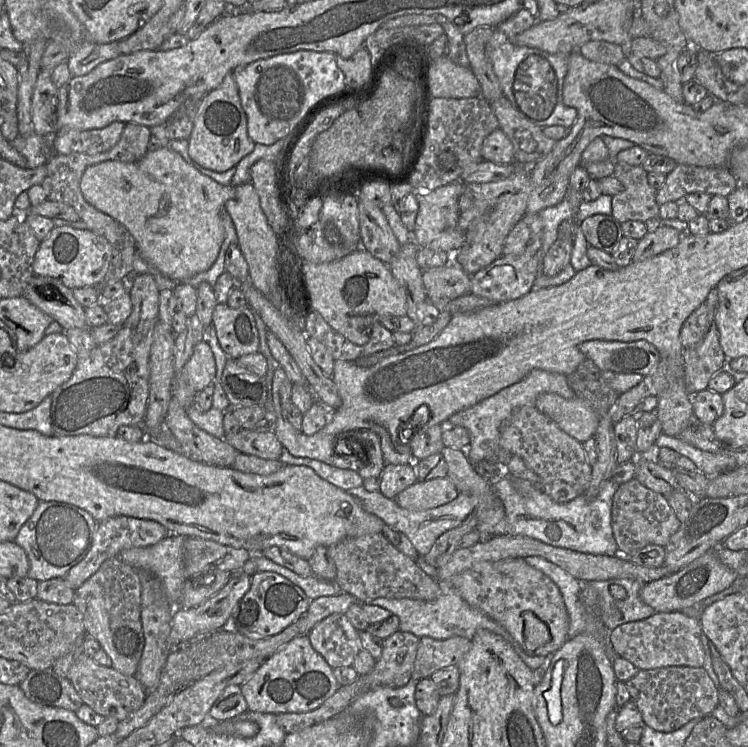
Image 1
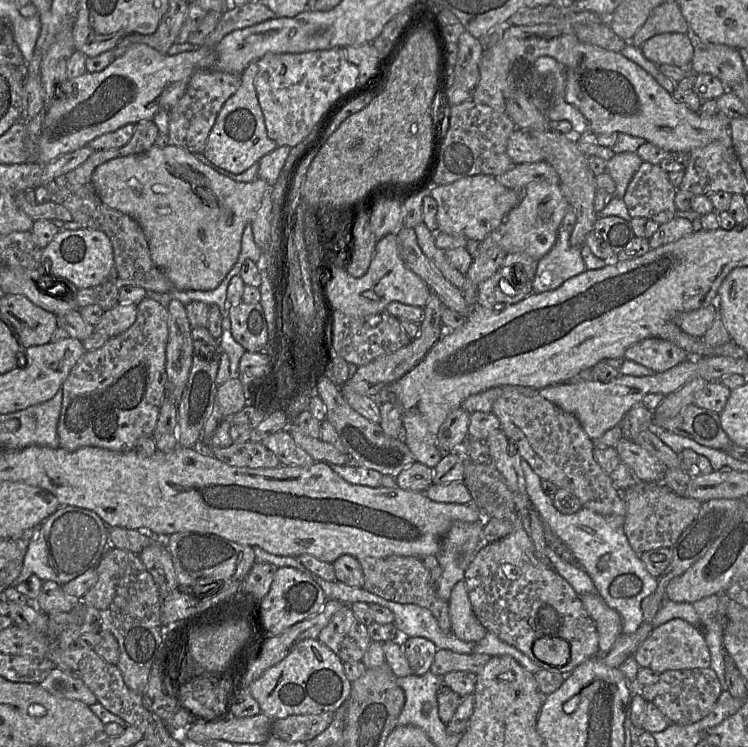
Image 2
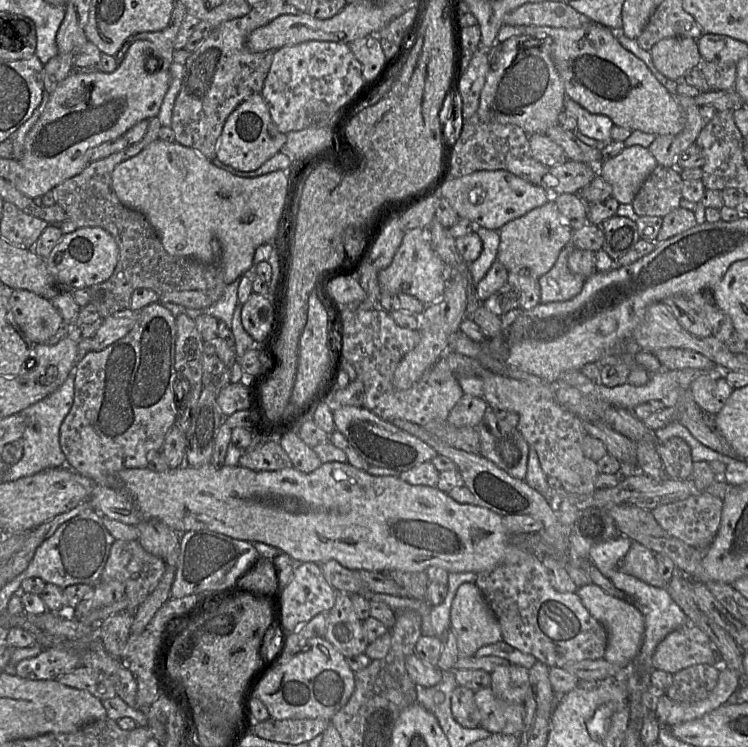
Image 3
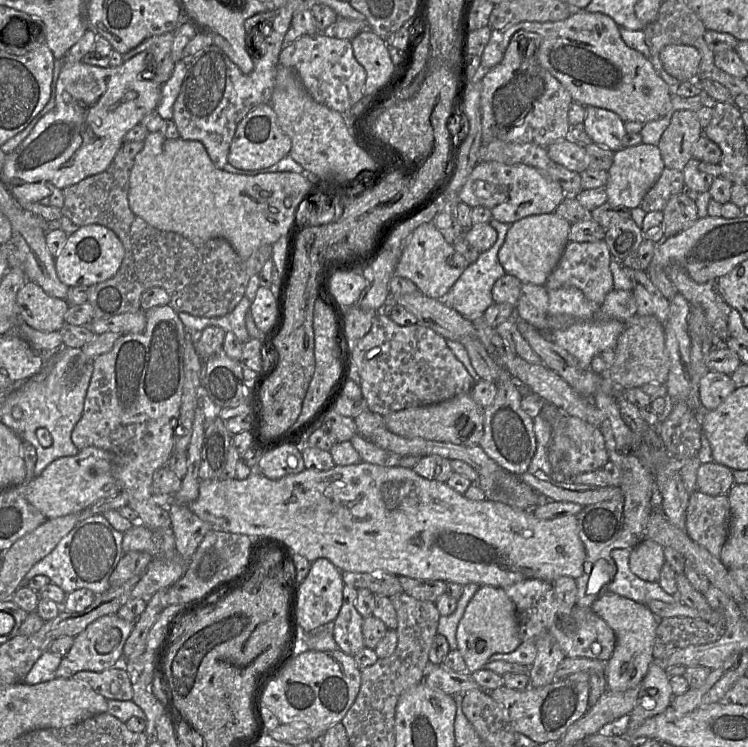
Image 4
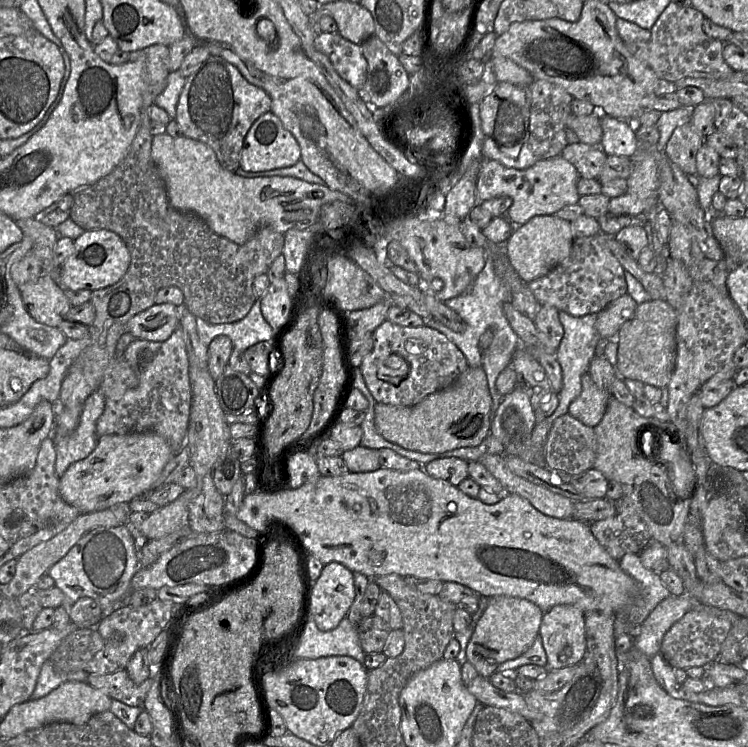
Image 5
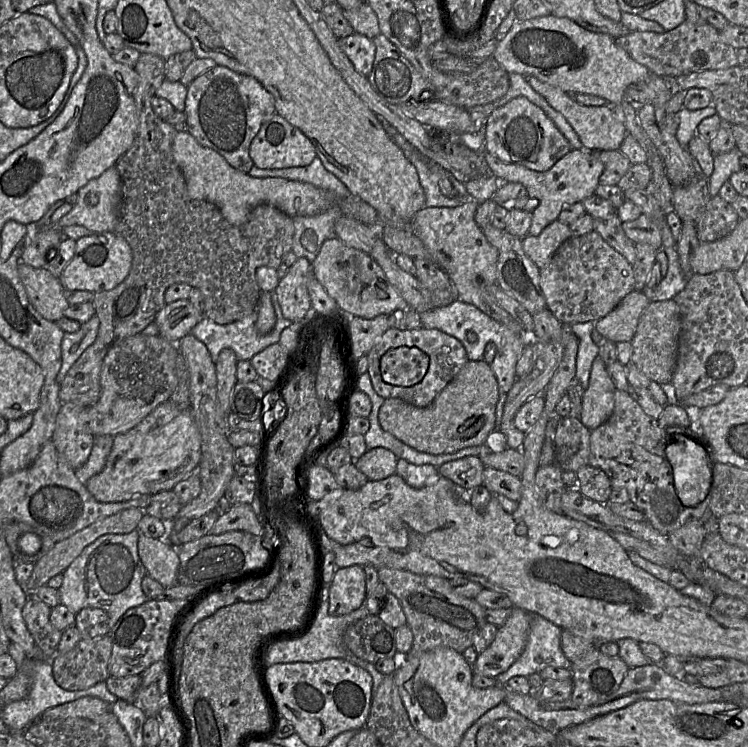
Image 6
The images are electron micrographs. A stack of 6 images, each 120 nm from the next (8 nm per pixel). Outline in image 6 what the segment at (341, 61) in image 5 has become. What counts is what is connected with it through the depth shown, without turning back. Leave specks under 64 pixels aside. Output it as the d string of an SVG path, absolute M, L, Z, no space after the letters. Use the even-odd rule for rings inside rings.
M354 32L340 39L340 45L357 72L369 77L373 69L376 52L373 39Z

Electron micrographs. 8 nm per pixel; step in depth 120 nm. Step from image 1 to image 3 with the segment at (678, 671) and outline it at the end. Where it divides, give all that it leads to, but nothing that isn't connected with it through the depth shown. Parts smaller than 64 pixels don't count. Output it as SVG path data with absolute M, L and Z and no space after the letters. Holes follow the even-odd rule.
M696 664L673 674L670 687L663 693L681 704L694 704L706 699L718 682L716 665Z

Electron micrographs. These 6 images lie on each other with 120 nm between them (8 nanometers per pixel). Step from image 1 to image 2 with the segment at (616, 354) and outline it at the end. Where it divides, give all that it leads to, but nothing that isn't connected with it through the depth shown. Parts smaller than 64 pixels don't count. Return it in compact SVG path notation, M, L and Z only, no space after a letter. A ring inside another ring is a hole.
M648 338L630 346L624 354L624 360L641 364L654 373L665 372L690 358L682 348L670 341Z

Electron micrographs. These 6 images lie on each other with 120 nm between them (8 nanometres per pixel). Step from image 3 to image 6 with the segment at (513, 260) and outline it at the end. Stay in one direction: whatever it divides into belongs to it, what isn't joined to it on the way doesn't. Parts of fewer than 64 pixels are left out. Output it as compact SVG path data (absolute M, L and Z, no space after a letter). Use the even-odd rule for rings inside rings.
M555 220L550 223L538 236L525 236L522 246L525 254L541 269L553 257L558 248L572 238L568 225Z

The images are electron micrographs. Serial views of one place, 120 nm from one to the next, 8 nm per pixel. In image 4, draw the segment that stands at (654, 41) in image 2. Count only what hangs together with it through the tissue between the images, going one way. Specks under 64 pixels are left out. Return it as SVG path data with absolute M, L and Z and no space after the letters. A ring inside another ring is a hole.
M667 45L659 53L663 69L680 82L697 78L701 56L689 45Z

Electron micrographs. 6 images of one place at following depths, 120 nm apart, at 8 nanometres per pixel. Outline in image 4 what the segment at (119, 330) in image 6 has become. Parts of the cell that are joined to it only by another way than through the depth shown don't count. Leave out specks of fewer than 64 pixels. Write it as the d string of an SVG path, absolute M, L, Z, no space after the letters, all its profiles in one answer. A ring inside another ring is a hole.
M175 31L166 32L161 35L145 39L135 48L123 54L123 60L128 61L140 52L150 52L154 59L156 75L154 79L161 85L169 80L172 75L175 61L172 57L172 45ZM144 141L124 142L108 168L91 175L80 182L63 189L64 205L62 213L78 226L100 224L111 229L122 241L125 256L121 266L112 278L90 287L88 302L94 308L94 321L107 319L124 313L141 310L141 295L152 287L161 287L169 294L169 305L177 312L185 312L199 317L222 317L232 312L245 296L250 278L259 275L265 262L271 259L272 245L263 245L249 258L242 259L232 245L224 238L214 238L204 242L193 242L175 232L154 228L133 213L129 205L129 179L134 161L143 149Z

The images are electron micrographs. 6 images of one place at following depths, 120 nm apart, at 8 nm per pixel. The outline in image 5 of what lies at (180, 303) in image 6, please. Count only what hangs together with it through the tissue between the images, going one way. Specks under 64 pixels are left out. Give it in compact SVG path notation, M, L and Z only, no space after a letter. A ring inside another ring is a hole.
M171 303L154 304L127 323L127 332L136 339L166 341L180 326L181 308Z

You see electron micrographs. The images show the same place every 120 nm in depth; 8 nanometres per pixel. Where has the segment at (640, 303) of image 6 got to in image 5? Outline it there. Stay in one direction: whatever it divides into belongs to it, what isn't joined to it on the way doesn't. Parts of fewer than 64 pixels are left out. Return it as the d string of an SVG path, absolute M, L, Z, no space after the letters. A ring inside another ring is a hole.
M625 294L598 313L596 330L604 342L616 339L623 324L631 319L638 304Z

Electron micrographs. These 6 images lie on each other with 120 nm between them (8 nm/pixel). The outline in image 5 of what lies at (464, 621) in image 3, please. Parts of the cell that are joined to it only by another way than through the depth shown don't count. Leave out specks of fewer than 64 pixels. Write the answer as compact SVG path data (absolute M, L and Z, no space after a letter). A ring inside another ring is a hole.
M510 596L487 597L488 604L477 620L466 647L466 659L478 674L489 678L505 661L521 656L539 634L544 611L532 602Z

